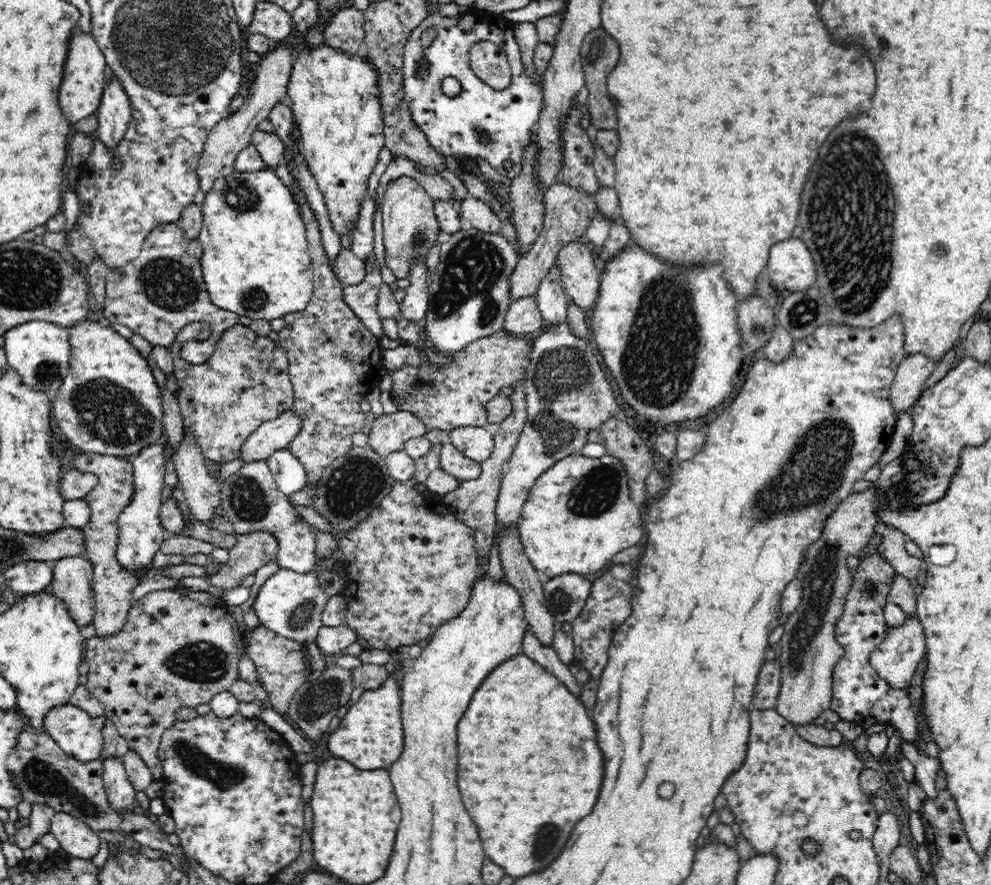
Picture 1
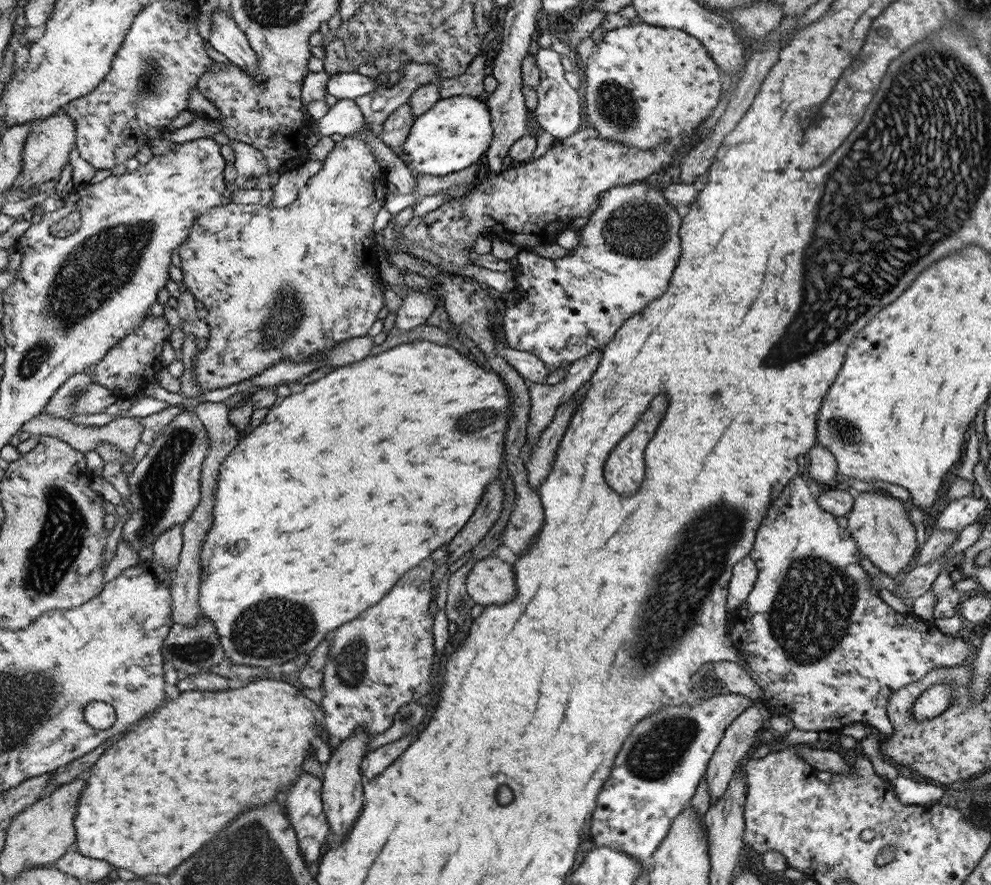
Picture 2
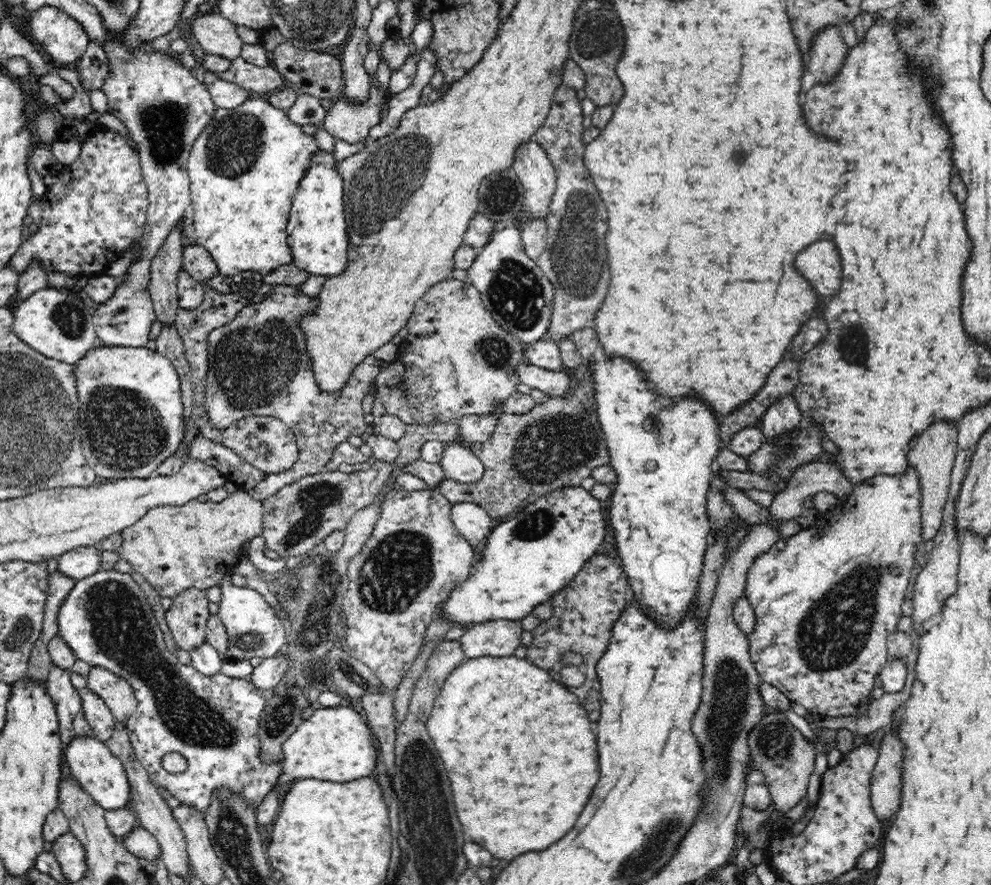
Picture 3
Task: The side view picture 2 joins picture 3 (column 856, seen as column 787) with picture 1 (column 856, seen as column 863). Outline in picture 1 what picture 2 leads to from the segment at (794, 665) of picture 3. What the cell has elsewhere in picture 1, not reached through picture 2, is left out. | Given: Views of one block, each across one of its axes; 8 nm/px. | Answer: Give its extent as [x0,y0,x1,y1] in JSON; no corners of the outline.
[830,551,919,741]

